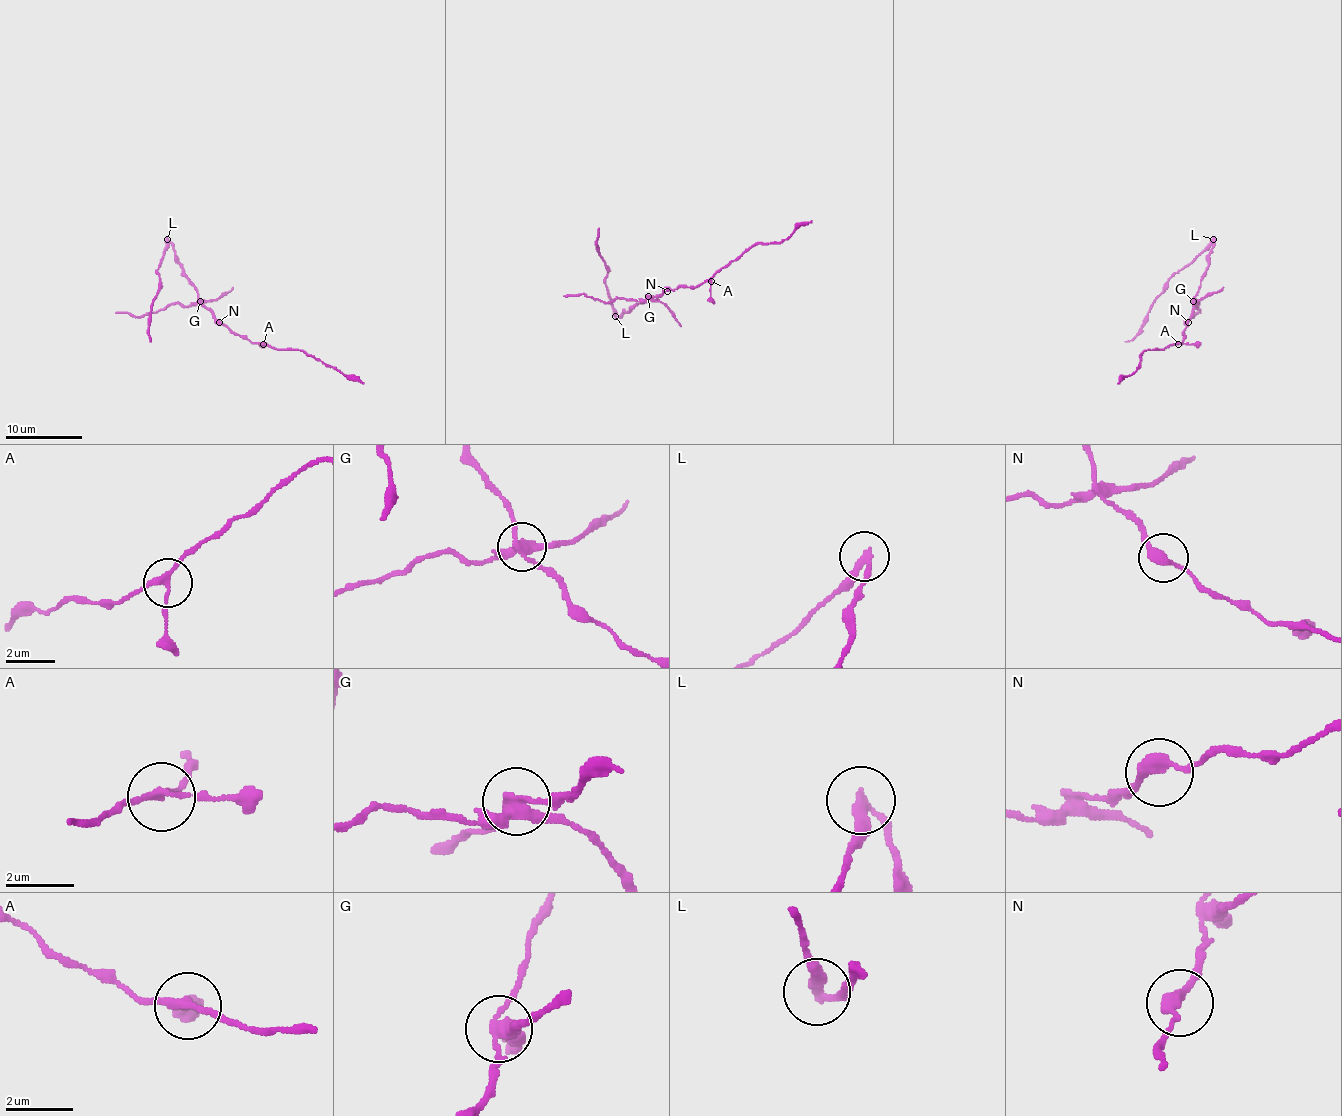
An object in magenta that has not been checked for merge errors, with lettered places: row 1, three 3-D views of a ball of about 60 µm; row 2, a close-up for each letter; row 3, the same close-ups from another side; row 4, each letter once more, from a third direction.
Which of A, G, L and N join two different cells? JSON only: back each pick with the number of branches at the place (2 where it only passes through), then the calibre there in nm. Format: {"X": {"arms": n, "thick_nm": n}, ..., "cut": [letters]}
{"G": {"arms": 4, "thick_nm": 320}, "L": {"arms": 2, "thick_nm": 260}, "cut": ["G", "L"]}

